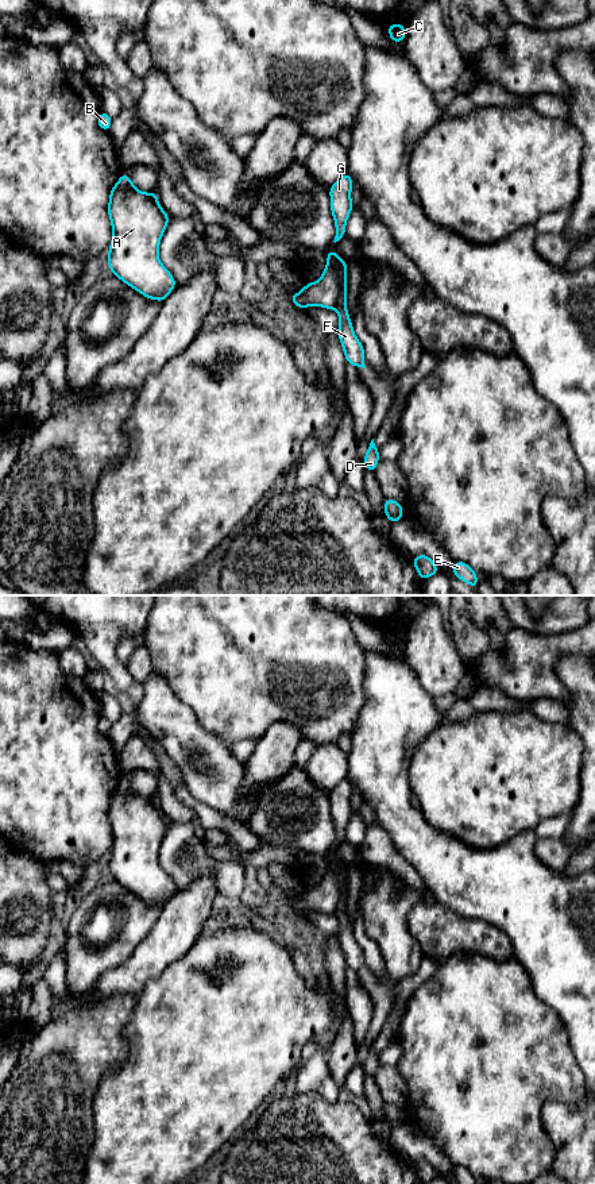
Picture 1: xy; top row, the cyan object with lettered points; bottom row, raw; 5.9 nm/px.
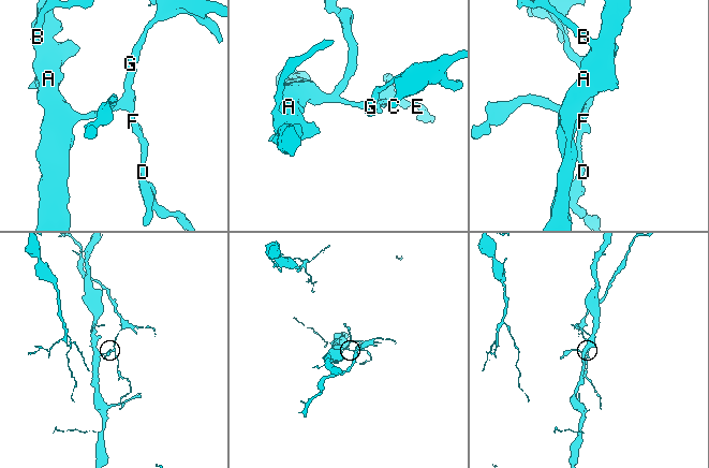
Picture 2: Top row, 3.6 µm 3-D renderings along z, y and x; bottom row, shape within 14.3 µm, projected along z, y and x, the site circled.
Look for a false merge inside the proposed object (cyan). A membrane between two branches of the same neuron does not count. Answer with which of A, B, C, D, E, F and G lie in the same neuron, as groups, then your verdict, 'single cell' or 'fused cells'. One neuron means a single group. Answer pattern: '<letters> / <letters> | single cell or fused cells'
A B / C D E F G | fused cells

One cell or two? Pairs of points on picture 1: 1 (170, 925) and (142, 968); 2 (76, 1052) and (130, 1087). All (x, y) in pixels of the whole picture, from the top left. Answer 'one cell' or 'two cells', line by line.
1: one cell
2: two cells

